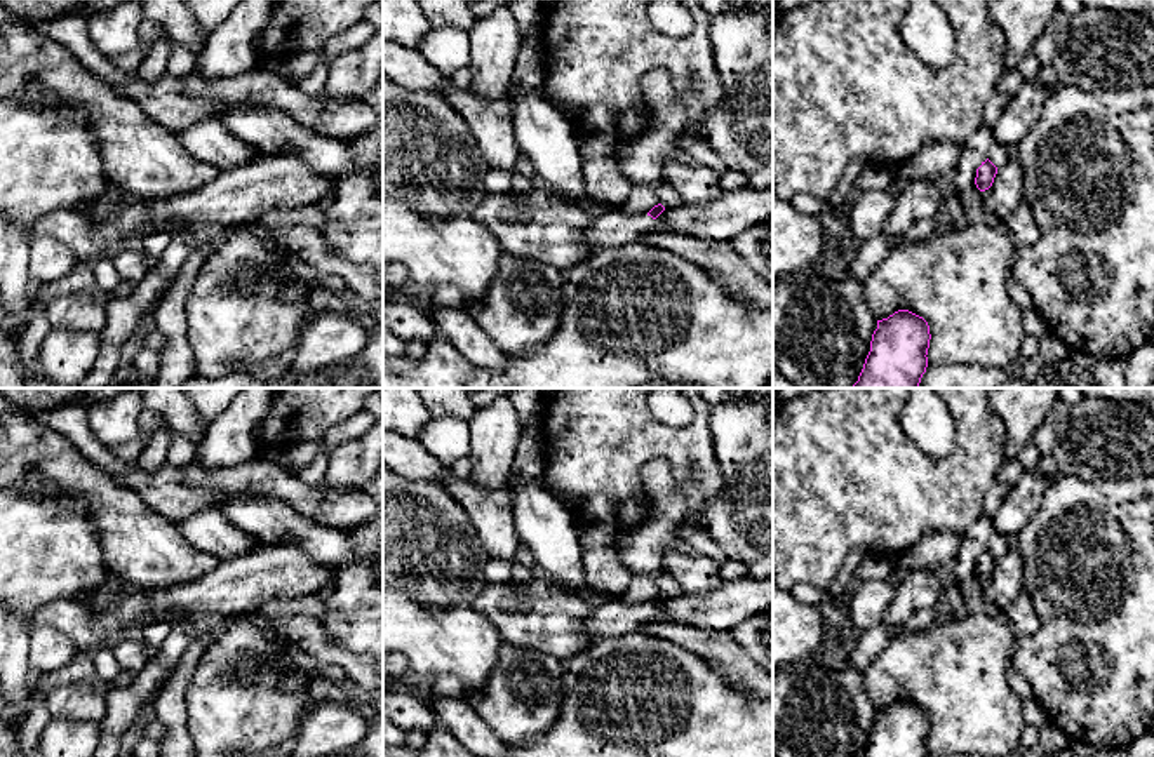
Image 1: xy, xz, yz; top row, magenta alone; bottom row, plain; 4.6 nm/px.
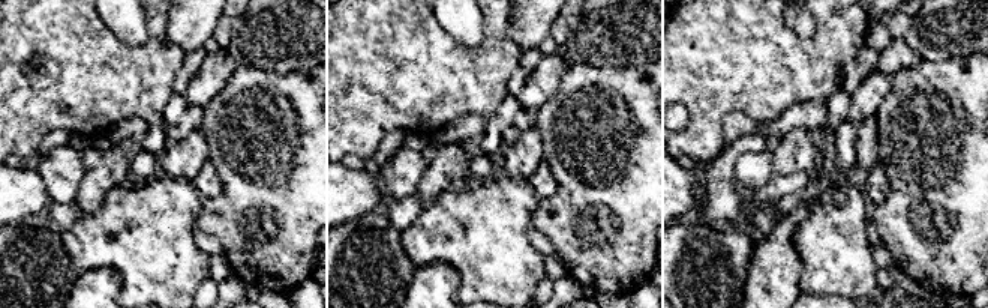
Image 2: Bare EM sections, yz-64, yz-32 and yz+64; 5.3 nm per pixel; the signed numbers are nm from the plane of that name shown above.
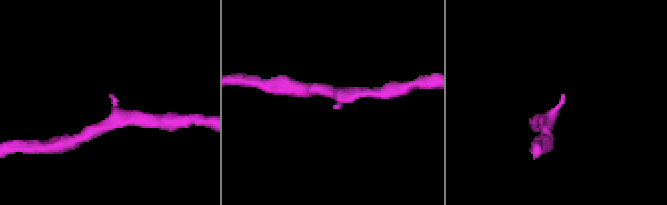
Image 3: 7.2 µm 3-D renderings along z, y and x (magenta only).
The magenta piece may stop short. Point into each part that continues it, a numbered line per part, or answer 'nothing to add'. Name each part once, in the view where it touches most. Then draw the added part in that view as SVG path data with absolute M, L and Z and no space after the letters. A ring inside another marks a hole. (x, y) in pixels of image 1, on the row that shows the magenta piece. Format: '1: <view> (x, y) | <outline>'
1: yz (999, 155) | M996 146L990 150L989 153L989 160L996 165L996 167L1001 167L1004 165L1008 160L1011 160L1015 153L1015 148L1013 146Z

